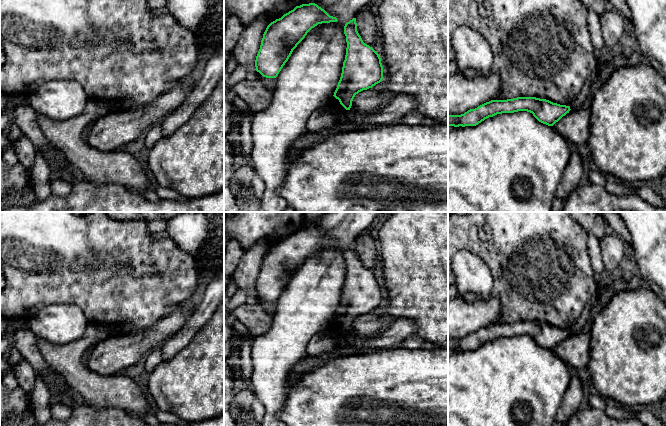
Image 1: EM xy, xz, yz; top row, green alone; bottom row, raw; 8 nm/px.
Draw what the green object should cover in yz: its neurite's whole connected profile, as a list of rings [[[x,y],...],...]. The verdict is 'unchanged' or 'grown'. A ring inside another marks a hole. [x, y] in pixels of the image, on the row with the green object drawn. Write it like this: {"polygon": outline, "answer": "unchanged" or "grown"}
{"polygon": [[[517,97],[491,100],[461,115],[448,115],[448,127],[476,126],[485,119],[502,113],[527,111],[541,123],[553,126],[570,111],[570,106],[553,103],[536,97]]], "answer": "unchanged"}

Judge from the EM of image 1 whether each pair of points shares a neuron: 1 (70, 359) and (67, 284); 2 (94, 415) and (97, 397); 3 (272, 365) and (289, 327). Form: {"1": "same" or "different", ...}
{"1": "different", "2": "different", "3": "same"}

